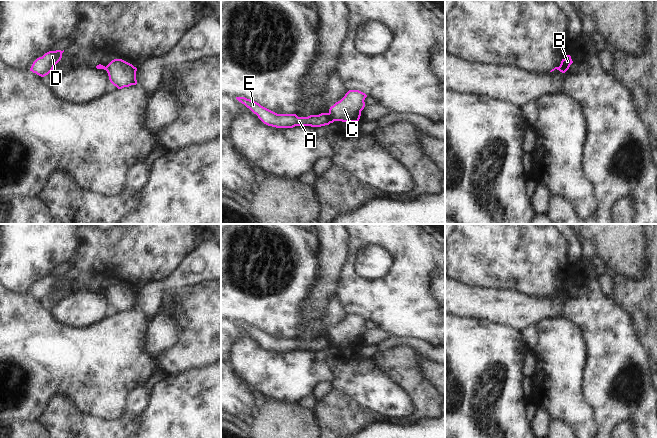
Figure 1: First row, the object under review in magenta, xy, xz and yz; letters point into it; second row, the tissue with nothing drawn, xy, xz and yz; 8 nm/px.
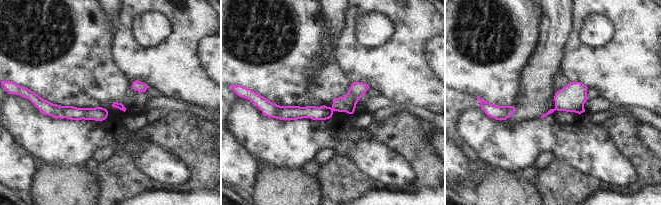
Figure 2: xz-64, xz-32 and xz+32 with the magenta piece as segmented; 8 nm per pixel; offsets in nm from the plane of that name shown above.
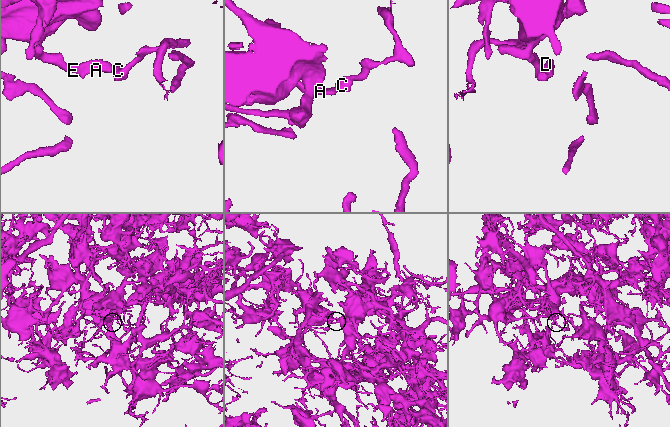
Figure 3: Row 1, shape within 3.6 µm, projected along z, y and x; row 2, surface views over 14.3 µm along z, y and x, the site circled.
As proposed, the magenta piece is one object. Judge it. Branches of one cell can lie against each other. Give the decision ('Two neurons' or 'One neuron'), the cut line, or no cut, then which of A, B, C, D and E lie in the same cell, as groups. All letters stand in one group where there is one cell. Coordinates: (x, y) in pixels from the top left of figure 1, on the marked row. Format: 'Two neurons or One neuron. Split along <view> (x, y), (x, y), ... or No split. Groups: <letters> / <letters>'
Two neurons. Split along xz (329, 112), (334, 120). Groups: A B D E / C.

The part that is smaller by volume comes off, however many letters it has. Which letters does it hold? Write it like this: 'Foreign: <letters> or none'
Foreign: C

